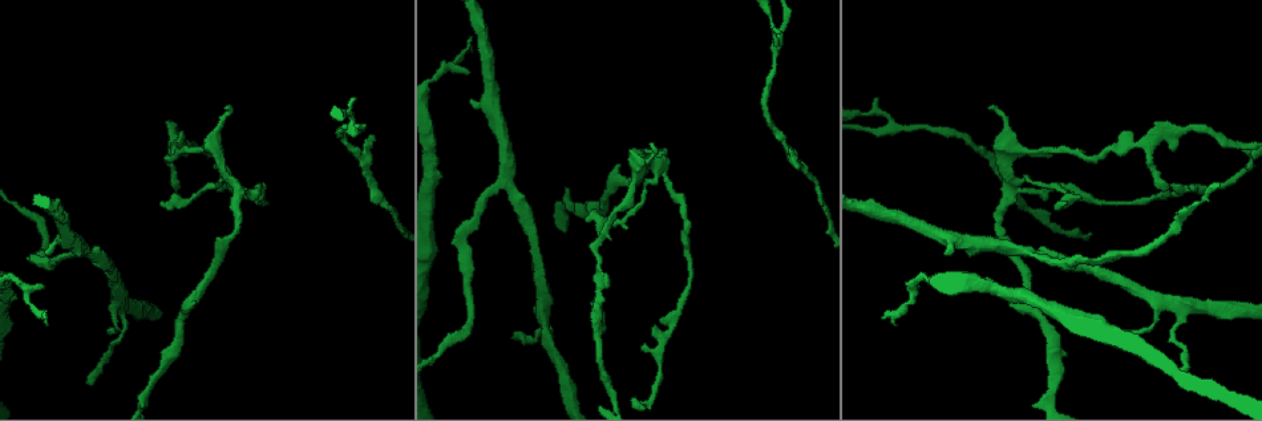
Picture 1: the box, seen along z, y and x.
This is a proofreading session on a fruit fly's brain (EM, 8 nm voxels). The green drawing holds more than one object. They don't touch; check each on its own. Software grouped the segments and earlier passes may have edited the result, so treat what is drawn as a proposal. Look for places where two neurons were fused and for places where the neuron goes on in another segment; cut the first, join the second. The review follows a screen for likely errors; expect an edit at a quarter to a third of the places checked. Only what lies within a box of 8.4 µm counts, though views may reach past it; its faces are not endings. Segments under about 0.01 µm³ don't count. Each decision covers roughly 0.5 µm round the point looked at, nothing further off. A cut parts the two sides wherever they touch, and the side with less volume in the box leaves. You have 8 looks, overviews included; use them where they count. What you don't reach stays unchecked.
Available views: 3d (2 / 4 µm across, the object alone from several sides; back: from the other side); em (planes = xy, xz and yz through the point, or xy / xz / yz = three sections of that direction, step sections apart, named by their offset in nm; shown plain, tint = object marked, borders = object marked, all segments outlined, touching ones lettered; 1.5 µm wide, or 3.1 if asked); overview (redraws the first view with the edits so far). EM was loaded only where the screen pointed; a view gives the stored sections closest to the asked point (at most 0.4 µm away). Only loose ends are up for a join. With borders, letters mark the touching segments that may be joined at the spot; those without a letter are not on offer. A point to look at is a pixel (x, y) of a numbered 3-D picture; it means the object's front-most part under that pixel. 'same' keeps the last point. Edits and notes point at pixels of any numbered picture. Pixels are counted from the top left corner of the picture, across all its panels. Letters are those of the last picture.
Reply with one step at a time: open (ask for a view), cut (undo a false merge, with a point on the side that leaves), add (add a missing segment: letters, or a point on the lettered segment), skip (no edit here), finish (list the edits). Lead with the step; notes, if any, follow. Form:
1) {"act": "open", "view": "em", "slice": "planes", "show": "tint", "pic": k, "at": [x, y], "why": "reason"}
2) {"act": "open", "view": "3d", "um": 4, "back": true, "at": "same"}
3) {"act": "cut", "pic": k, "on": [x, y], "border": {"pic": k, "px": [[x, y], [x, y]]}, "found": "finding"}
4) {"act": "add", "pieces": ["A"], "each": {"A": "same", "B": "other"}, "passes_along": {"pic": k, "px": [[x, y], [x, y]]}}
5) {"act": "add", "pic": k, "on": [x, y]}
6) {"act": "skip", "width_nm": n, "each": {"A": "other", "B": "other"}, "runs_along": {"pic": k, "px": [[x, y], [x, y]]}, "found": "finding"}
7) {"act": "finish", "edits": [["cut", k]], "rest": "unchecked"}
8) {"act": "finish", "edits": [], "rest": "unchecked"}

{"act": "open", "view": "3d", "um": 4, "pic": 1, "at": [890, 120]}

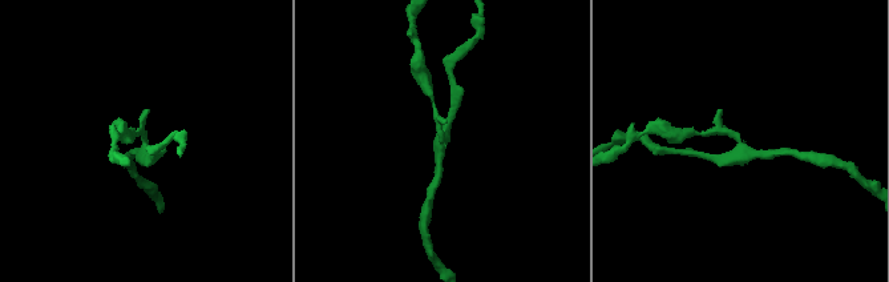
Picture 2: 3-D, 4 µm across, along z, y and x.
{"act": "open", "view": "em", "slice": "planes", "show": "borders", "pic": 2, "at": [441, 139], "arms": 3, "why": "shape alone is not enough"}

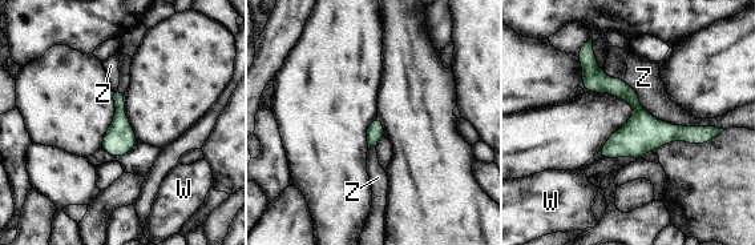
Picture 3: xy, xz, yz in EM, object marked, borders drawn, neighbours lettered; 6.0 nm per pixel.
{"act": "skip", "each": {"W": "other", "Z": "other"}, "found": "continuous, no second neuron"}

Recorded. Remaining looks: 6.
{"act": "open", "view": "em", "slice": "planes", "show": "borders", "pic": 1, "at": [1241, 150], "why": "thin end"}

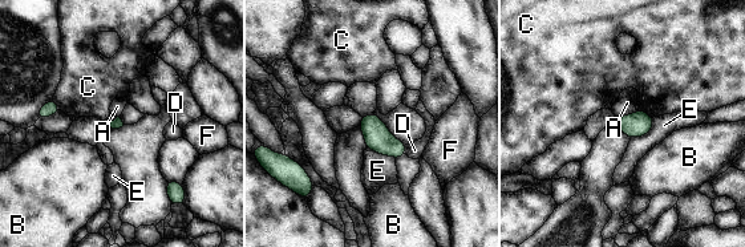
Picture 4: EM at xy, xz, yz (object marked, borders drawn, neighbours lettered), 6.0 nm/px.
{"act": "skip", "each": {"A": "other", "B": "other", "C": "other", "D": "other", "E": "other", "F": "other"}, "border": {"pic": 4, "px": [[638, 108], [632, 113], [618, 117]]}, "found": "no lettered segment goes on from it"}

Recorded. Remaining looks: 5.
{"act": "open", "view": "3d", "um": 2, "pic": 1, "at": [883, 316], "why": "tapers out"}

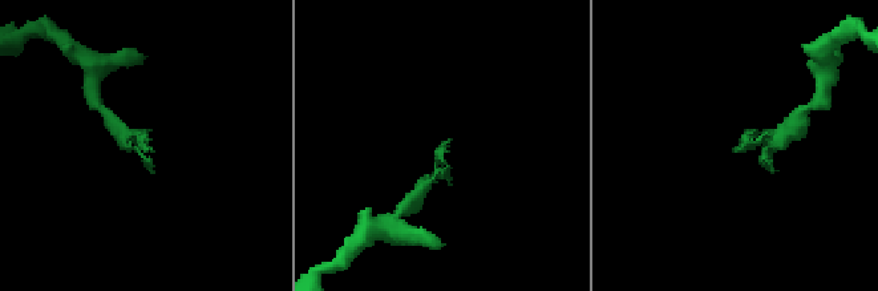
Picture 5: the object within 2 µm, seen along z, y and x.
{"act": "open", "view": "em", "slice": "planes", "show": "borders", "pic": 5, "at": [444, 143]}

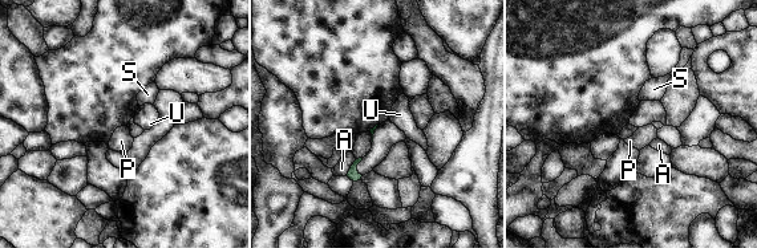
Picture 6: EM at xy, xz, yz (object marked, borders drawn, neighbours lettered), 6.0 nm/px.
{"act": "skip", "longest_contact_nm": ["A", 120], "each": {"A": "other", "P": "other", "S": "other", "U": "other"}, "border": {"pic": 6, "px": [[361, 157], [356, 159]]}, "found": "no lettered segment goes on from it"}

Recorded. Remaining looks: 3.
{"act": "finish", "edits": [], "rest": "unchecked"}

